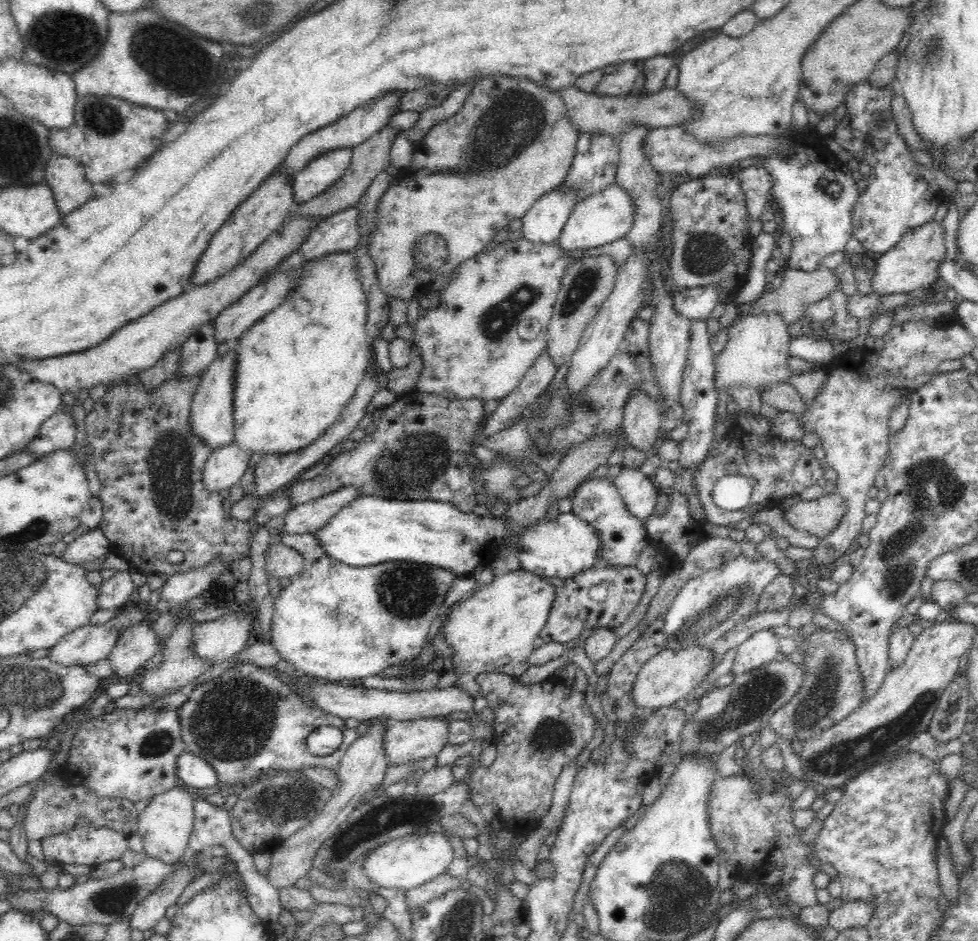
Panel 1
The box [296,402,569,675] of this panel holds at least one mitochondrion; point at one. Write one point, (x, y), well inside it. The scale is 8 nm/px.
(429, 451)

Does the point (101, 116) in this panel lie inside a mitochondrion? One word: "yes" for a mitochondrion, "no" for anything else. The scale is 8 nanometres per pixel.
yes

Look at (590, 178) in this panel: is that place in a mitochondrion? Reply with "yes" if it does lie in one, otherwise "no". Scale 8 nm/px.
no

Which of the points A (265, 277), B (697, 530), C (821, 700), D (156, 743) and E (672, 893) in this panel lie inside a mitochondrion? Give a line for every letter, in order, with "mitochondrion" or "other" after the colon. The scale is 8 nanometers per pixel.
A: other
B: other
C: mitochondrion
D: mitochondrion
E: mitochondrion

